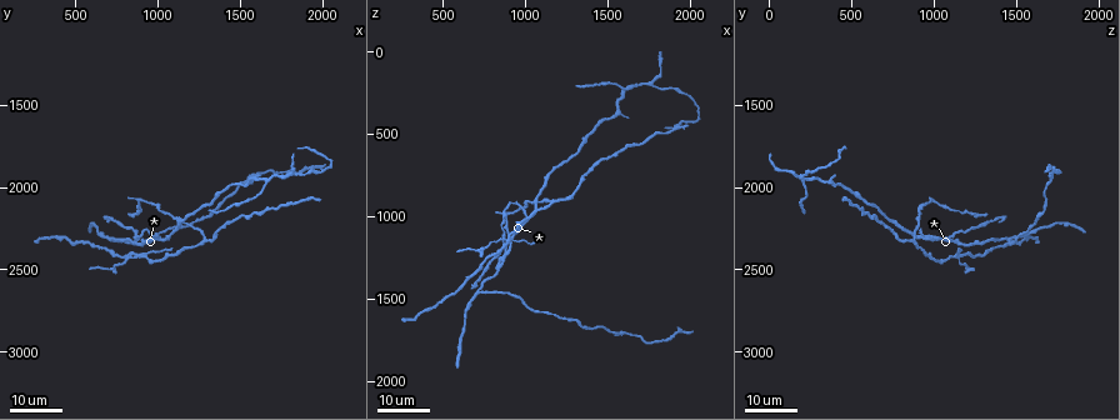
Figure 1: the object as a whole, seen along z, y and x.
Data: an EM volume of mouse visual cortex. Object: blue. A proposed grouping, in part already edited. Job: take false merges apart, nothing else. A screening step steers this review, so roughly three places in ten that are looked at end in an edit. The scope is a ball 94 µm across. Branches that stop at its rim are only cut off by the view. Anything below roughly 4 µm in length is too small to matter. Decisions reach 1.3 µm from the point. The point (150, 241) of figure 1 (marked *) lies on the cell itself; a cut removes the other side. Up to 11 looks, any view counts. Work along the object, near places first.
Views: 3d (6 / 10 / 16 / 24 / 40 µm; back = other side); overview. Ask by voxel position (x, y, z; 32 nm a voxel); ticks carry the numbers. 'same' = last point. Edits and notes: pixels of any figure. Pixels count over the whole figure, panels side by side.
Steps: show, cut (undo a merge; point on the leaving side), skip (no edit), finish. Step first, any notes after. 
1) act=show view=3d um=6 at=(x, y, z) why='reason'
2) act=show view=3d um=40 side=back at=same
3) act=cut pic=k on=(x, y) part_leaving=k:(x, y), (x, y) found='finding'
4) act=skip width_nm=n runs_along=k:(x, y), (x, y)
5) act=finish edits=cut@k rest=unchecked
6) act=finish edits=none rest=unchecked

act=show view=3d um=16 at=(920, 2260, 940) why='narrows sharply'

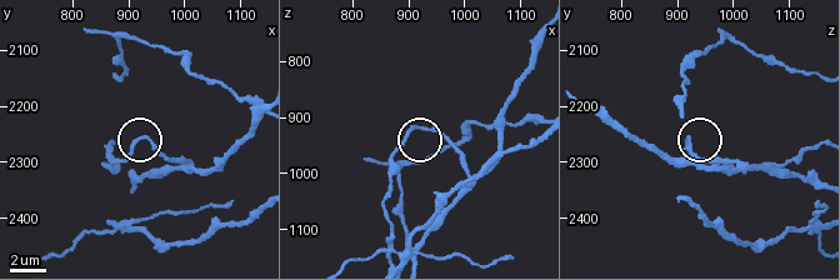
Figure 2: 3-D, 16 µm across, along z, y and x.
act=show view=3d um=6 at=(930, 2260, 925)

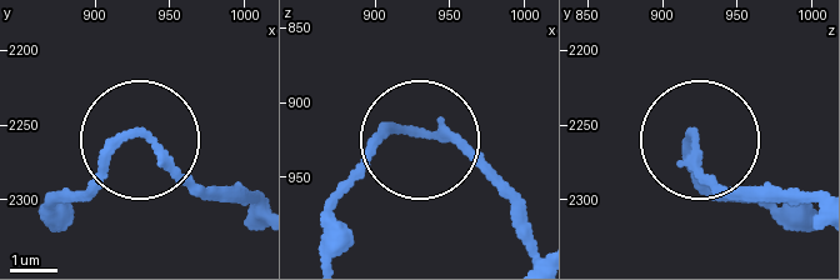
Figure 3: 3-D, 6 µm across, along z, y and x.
act=skip width_nm=180 runs_along=3:(539, 251), (515, 204), (444, 140), (384, 136), (351, 176) found='continuous, no second cell'

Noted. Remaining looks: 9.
act=show view=3d um=16 at=(1300, 2320, 860) why='a fork'

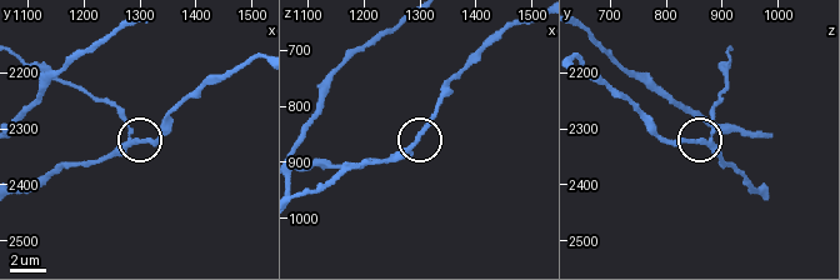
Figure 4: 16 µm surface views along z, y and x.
act=show view=3d um=6 at=(1285, 2320, 875) why='closer look'

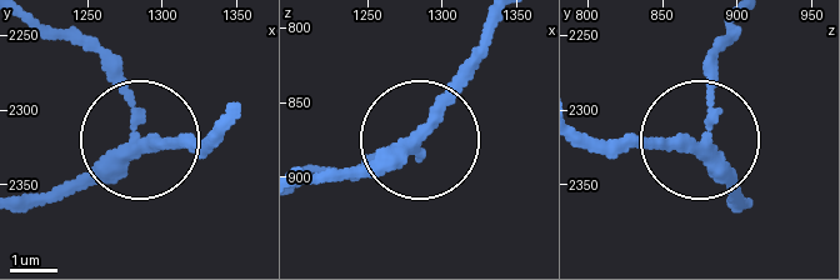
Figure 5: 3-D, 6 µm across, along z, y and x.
act=show view=3d um=6 side=back at=(1286, 2322, 872) why='from behind'

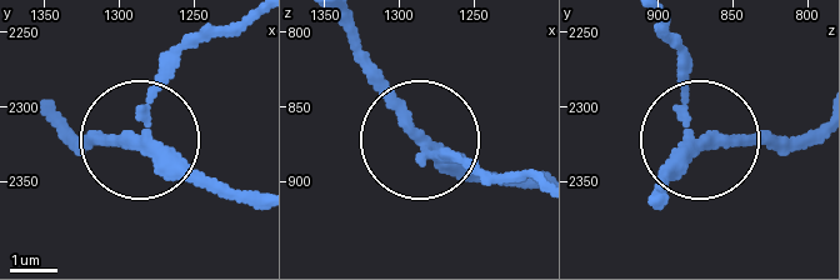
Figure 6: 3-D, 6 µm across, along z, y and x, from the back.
act=skip arms=3 runs_along=6:(253, 193), (181, 178), (145, 145), (149, 85), (189, 41) found='continuous, no second cell'

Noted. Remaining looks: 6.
act=show view=3d um=24 at=(900, 2420, 1140) why='four-way junction'

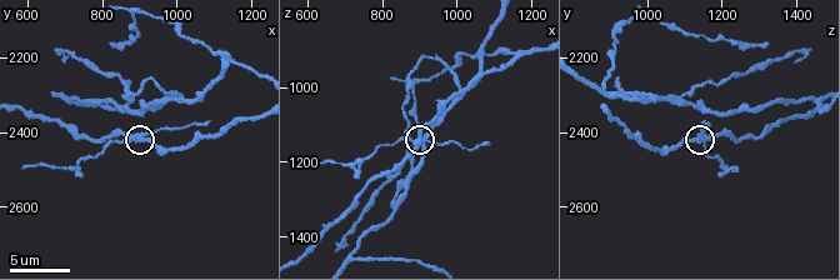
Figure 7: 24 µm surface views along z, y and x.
act=show view=3d um=6 at=(890, 2410, 1140)

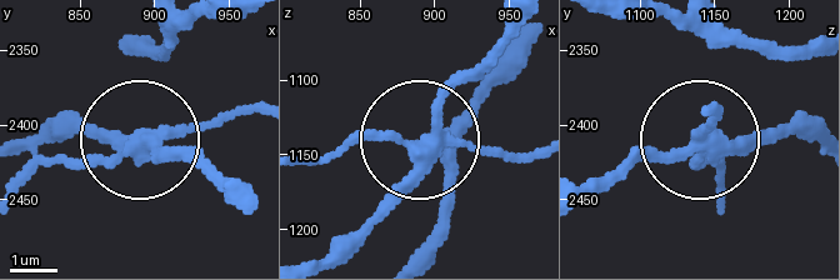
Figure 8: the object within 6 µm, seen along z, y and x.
act=cut pic=8 on=(220, 125) arms=4 part_leaving=8:(148, 134), (20, 181) found='a second cell is stuck on'

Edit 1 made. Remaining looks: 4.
act=show view=overview

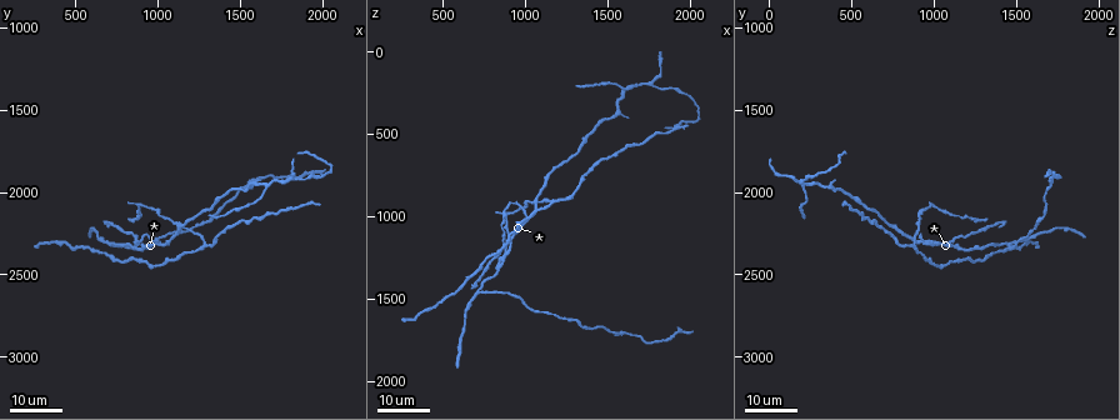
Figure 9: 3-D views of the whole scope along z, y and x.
act=show view=3d um=24 at=(700, 2320, 1460) why='three-way junction'

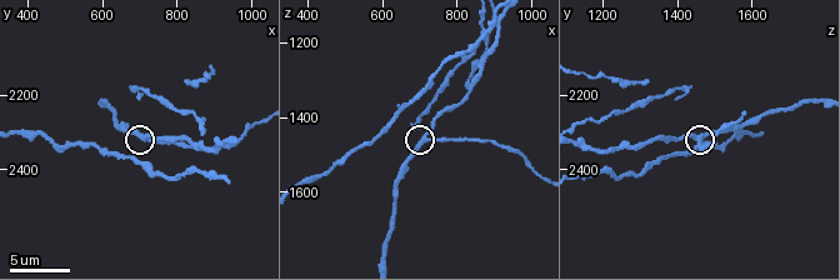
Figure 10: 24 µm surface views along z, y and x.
act=show view=3d um=6 at=(720, 2320, 1450)

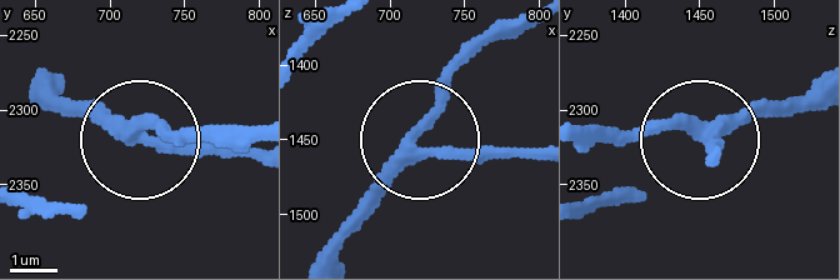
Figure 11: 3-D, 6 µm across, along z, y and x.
act=skip width_nm=250 found='continuous, no second cell'

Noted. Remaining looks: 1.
act=finish edits=cut@8 rest=unchecked

